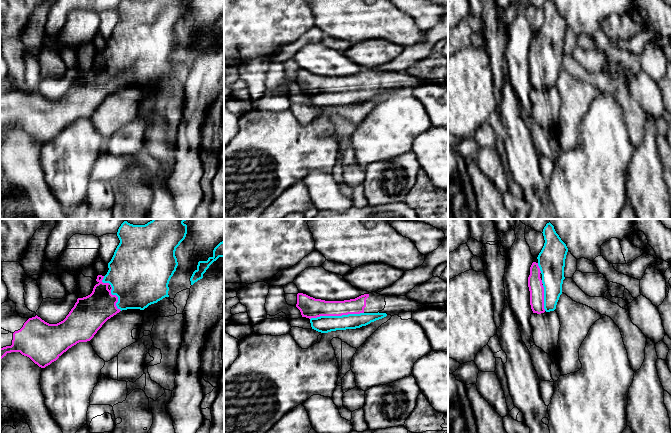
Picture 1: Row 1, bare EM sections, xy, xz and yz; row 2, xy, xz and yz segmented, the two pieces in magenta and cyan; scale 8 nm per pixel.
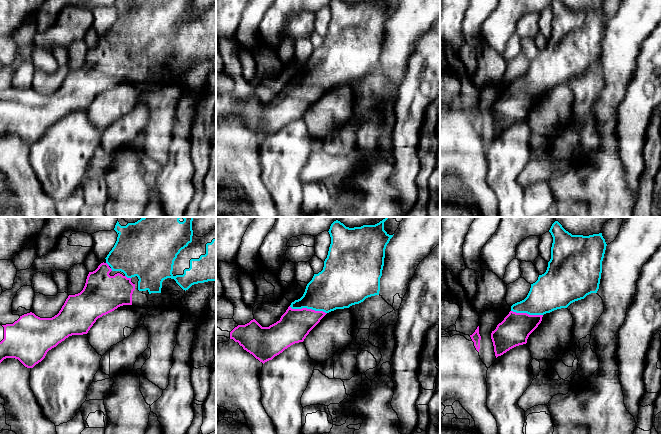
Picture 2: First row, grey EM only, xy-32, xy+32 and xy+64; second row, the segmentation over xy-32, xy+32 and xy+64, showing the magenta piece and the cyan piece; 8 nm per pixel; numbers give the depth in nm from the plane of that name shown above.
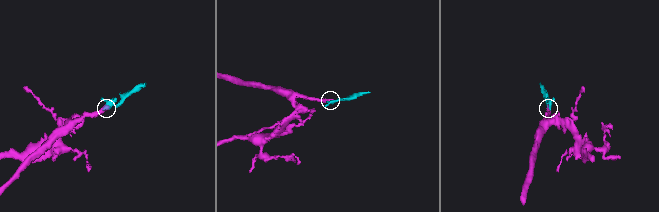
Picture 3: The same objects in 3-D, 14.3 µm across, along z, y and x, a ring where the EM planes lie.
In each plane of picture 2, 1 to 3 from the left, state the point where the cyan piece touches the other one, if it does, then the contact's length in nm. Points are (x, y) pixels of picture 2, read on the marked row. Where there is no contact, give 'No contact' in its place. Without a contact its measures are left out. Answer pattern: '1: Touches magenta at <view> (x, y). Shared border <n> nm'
1: Touches magenta at xy-32 (128, 278). Shared border 50 nm
2: Touches magenta at xy+32 (308, 309). Shared border 300 nm
3: Touches magenta at xy+64 (526, 313). Shared border 260 nm

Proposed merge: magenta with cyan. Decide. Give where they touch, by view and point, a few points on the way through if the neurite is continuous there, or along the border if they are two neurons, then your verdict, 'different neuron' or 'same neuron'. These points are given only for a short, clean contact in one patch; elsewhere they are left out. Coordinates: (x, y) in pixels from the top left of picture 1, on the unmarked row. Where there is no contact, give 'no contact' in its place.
meets magenta in xz at (336, 91); same neuron

